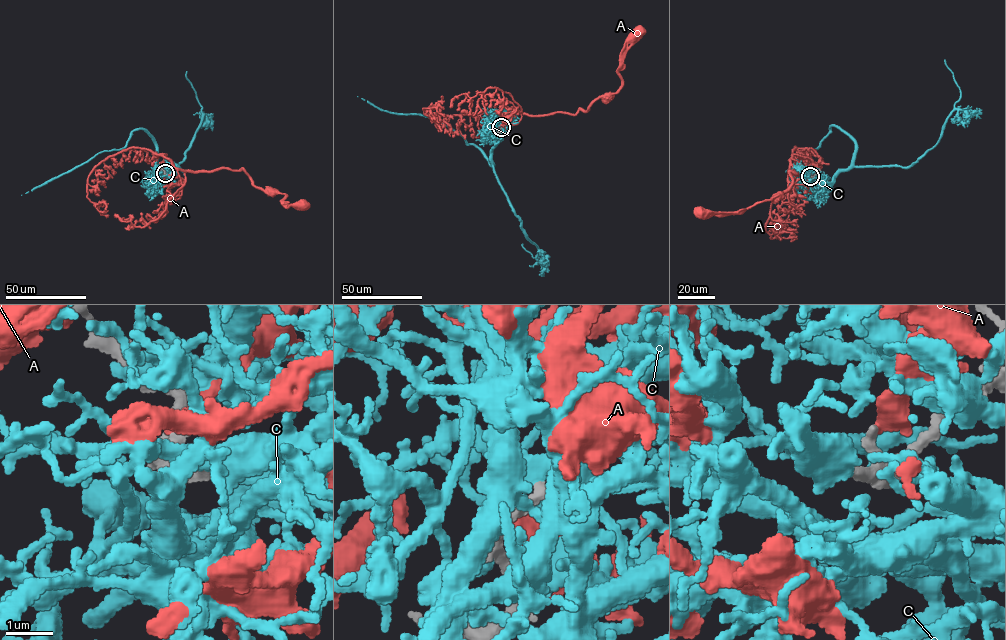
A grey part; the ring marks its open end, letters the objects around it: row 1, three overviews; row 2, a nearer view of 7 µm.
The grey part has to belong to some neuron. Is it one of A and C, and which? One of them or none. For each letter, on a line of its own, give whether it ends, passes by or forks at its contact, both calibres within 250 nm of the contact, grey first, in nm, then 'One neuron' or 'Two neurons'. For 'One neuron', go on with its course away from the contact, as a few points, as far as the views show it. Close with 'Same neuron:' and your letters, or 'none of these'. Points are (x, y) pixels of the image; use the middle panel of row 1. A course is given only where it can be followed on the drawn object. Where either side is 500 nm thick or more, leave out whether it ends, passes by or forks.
A: It ends there. Thickness 220 nm (grey) against 380 nm. Two neurons
C: It forks there. Thickness 200 nm (grey) against 440 nm. One neuron. Its course: (501, 127), (504, 130), (491, 151), (492, 166), (478, 149), (446, 126), (418, 114), (383, 111), (357, 96)
Same neuron: C

